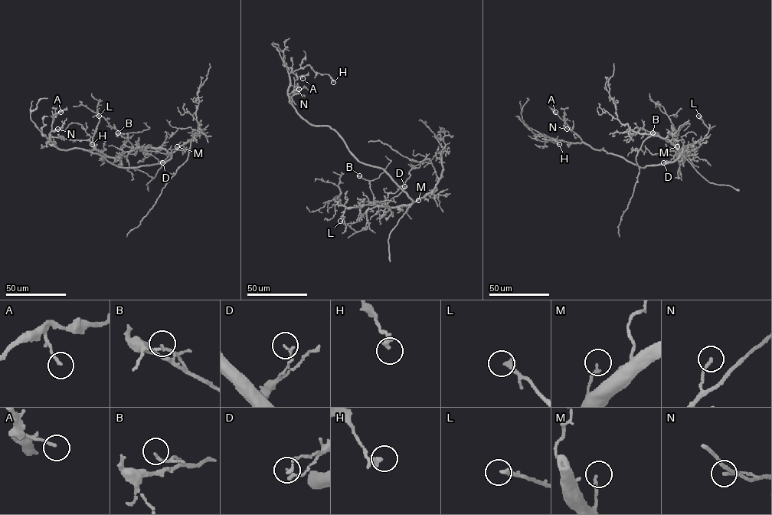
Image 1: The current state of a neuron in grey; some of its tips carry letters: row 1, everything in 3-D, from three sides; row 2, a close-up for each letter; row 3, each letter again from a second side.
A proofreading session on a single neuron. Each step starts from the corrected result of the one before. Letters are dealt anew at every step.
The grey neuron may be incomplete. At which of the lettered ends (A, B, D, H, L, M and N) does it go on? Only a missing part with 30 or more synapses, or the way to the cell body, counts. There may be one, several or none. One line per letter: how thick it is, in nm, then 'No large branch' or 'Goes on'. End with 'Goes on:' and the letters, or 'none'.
A: Thickness 130 nm. No large branch
B: Thickness 130 nm. No large branch
D: Thickness 150 nm. No large branch
H: Thickness 300 nm. No large branch
L: Thickness 240 nm. No large branch
M: Thickness 150 nm. No large branch
N: Thickness 130 nm. No large branch
Goes on: none

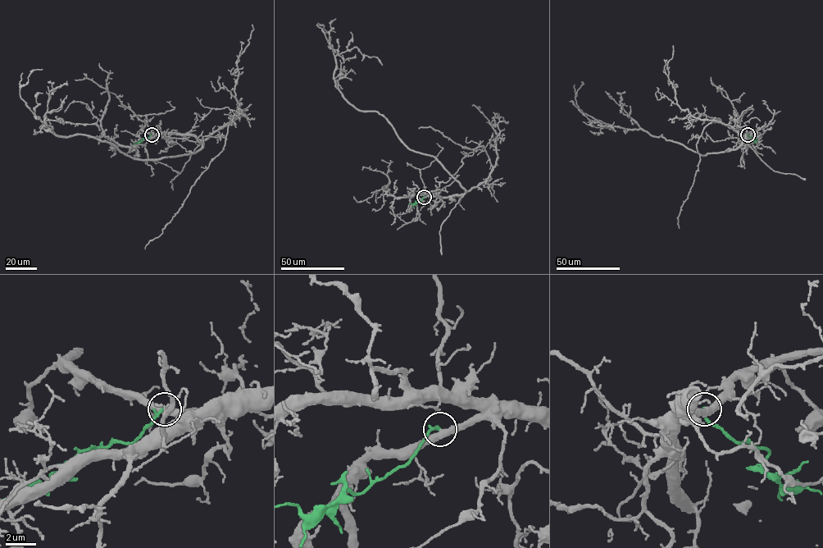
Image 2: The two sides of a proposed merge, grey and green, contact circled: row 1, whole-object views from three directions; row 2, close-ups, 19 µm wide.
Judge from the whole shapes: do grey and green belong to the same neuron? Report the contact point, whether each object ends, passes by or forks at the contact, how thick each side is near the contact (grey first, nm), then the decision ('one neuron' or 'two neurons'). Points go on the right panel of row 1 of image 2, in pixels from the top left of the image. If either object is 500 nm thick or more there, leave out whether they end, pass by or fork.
place (747, 134); grey passes by; green ends; calibres 440 and 200 nm; two neurons

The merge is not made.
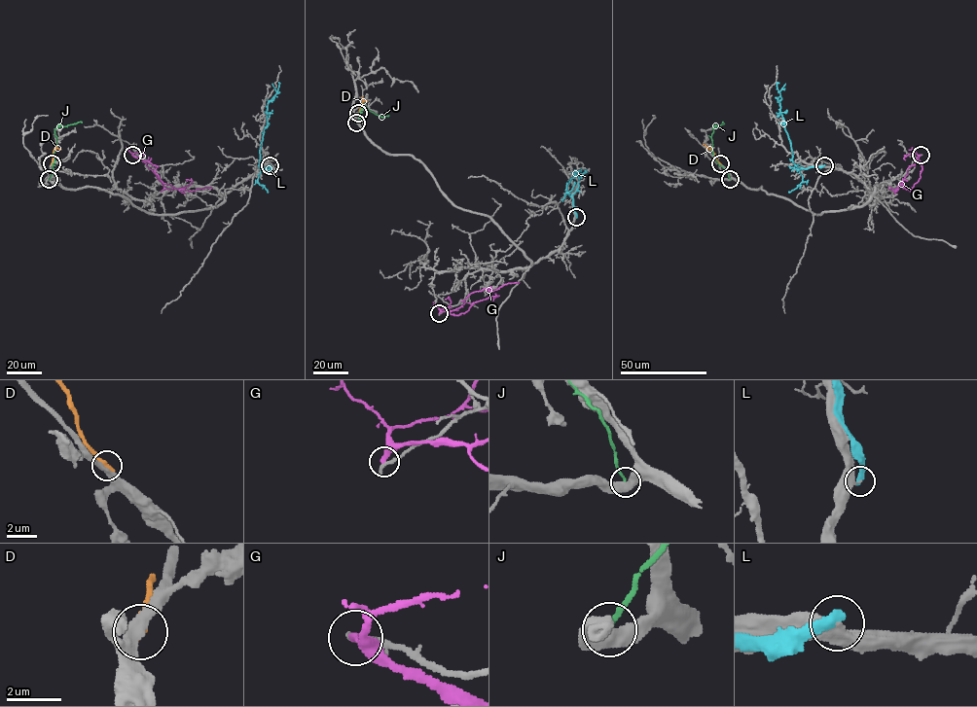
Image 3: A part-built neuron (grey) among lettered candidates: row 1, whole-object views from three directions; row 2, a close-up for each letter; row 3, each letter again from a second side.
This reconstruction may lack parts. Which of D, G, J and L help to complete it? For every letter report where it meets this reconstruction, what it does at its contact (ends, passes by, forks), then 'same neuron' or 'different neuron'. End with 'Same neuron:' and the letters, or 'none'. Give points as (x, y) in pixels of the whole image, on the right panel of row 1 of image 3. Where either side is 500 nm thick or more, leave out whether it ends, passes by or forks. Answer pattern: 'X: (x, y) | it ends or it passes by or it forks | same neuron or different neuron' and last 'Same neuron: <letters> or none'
D: (720, 163) | it ends | different neuron
G: (921, 155) | it ends | different neuron
J: (730, 179) | it ends | different neuron
L: (824, 165) | it ends | different neuron
Same neuron: none

